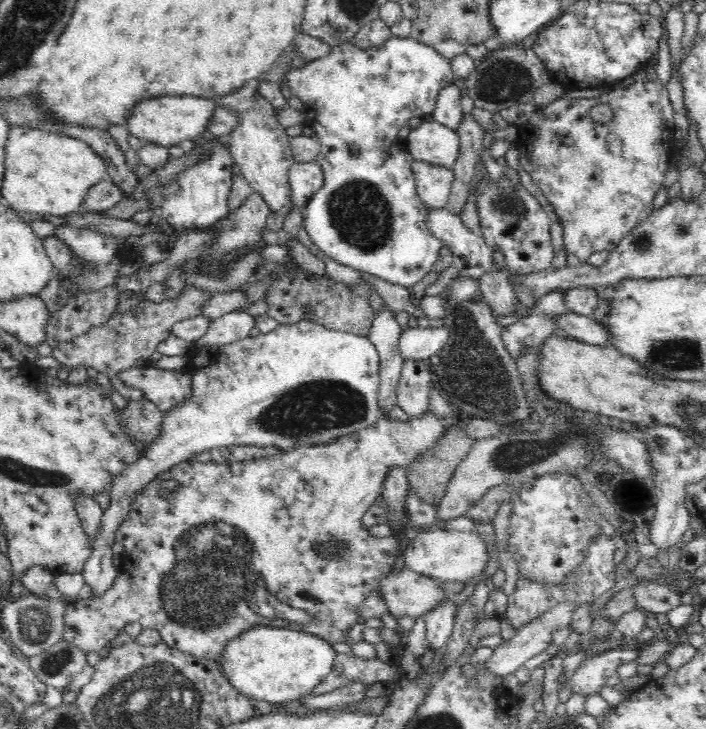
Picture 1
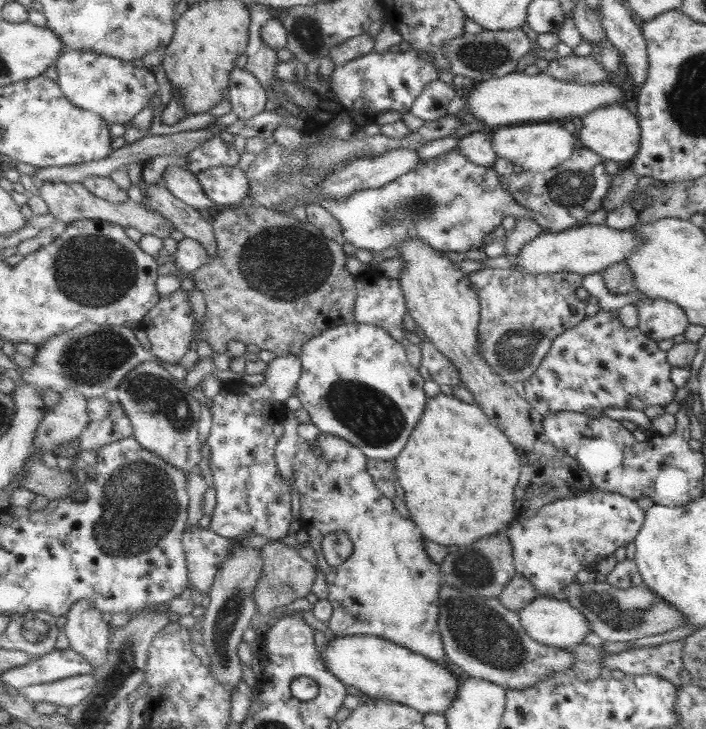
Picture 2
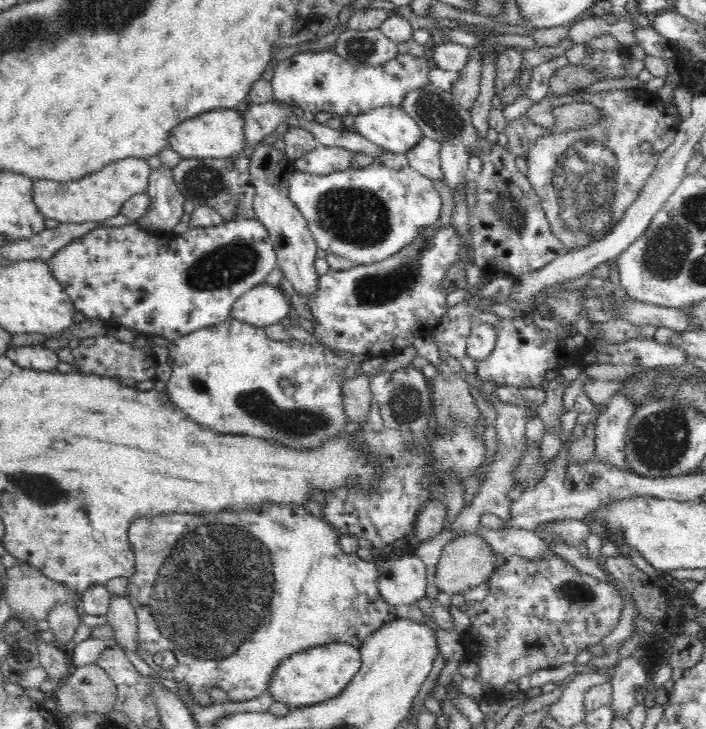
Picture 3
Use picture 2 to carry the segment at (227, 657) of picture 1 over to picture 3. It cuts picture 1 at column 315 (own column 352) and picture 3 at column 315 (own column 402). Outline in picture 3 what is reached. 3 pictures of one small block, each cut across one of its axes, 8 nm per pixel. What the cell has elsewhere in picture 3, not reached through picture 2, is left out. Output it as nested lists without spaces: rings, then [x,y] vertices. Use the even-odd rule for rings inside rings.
[[[335,642],[311,646],[288,655],[275,666],[267,692],[274,700],[293,709],[316,705],[334,698],[350,682],[360,665],[359,649],[350,644]]]

